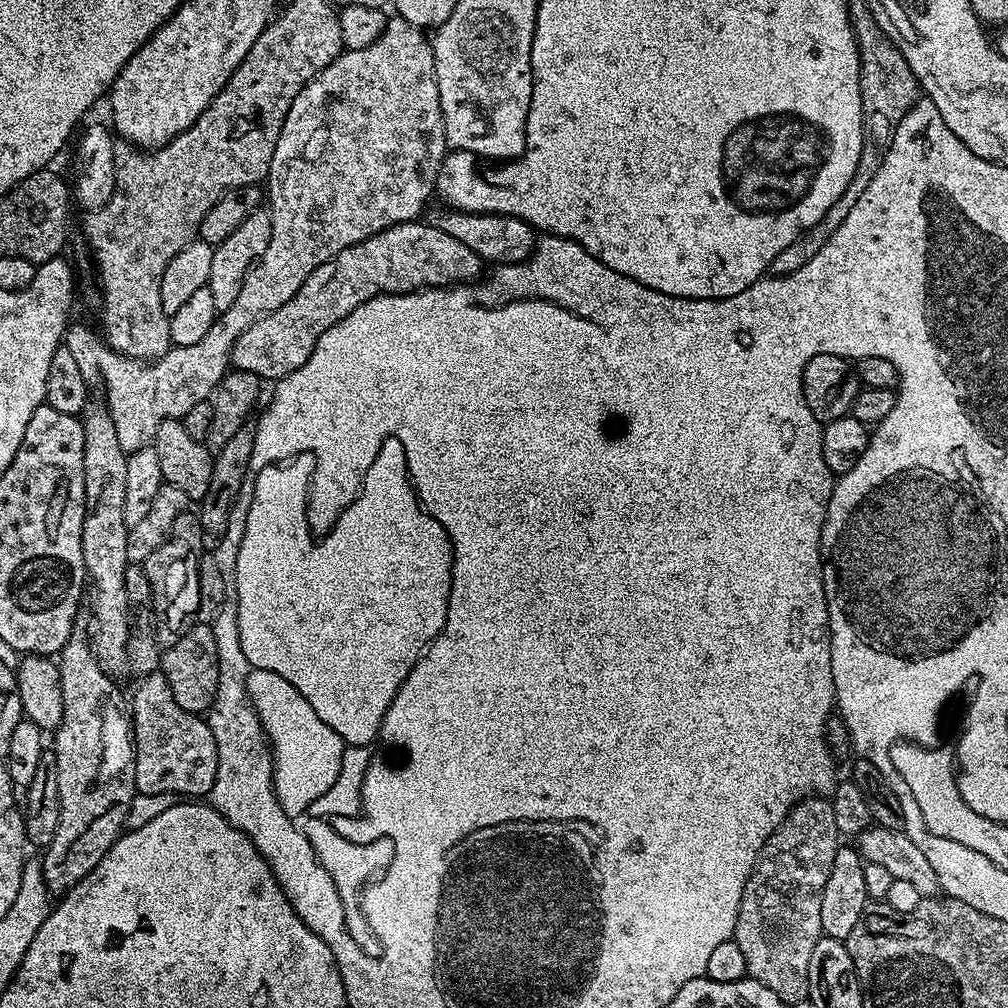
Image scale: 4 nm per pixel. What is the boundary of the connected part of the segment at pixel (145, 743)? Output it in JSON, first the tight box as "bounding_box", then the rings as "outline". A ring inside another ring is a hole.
{"bounding_box":[130,672,218,798],"outline":[[[152,672],[148,676],[143,677],[139,681],[140,685],[136,688],[136,693],[132,696],[132,712],[130,708],[130,723],[132,725],[132,738],[136,749],[136,790],[139,794],[150,794],[157,796],[158,794],[166,794],[176,798],[204,798],[209,795],[216,781],[218,774],[218,746],[214,734],[210,734],[210,726],[207,719],[203,715],[195,712],[187,712],[182,710],[182,706],[178,706],[178,702],[174,702],[174,694],[170,694],[170,682],[166,682],[164,673]]]}

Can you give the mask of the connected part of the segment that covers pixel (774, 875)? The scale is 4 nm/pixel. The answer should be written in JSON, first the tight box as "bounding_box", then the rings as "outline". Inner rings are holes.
{"bounding_box":[734,796,842,1006],"outline":[[[820,796],[804,797],[788,812],[776,833],[762,846],[742,890],[734,939],[738,946],[742,946],[748,976],[766,986],[766,990],[774,990],[774,994],[778,994],[785,1005],[794,1006],[800,1000],[808,1000],[810,954],[814,954],[814,946],[822,938],[822,890],[826,890],[826,878],[830,878],[830,866],[834,866],[834,854],[840,847],[842,837],[831,801]]]}

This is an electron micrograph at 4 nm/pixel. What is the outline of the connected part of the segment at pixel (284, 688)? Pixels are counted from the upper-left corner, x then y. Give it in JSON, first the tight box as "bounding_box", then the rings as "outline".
{"bounding_box":[246,668,346,816],"outline":[[[253,668],[246,690],[272,750],[272,785],[278,802],[287,816],[304,816],[311,803],[334,785],[346,749],[344,739],[314,714],[307,696],[298,694],[282,674]]]}

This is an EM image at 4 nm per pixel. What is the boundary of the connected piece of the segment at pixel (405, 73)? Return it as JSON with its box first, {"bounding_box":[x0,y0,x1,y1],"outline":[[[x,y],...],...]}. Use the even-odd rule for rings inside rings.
{"bounding_box":[62,15,448,454],"outline":[[[391,15],[385,21],[382,34],[370,46],[363,47],[362,50],[349,48],[341,52],[339,58],[334,62],[330,62],[330,66],[323,68],[309,84],[304,85],[303,90],[294,98],[294,102],[284,119],[278,142],[274,146],[274,154],[270,158],[270,166],[268,167],[266,177],[266,185],[268,184],[266,200],[270,205],[272,213],[270,246],[266,246],[266,254],[262,254],[260,259],[253,264],[252,269],[246,274],[246,278],[242,282],[242,290],[238,290],[238,298],[234,298],[234,306],[230,306],[226,311],[219,313],[214,326],[210,326],[209,332],[202,337],[202,342],[194,342],[194,346],[182,346],[181,348],[173,346],[159,360],[145,362],[136,360],[132,356],[122,356],[120,353],[112,351],[112,347],[102,339],[101,333],[97,329],[96,333],[94,329],[87,328],[84,324],[75,324],[75,322],[69,323],[65,327],[62,347],[70,350],[71,356],[78,362],[78,370],[82,370],[85,380],[95,382],[100,376],[101,382],[104,383],[102,400],[108,406],[108,413],[114,422],[114,434],[118,434],[118,442],[122,444],[124,452],[131,454],[140,448],[149,447],[155,441],[158,426],[162,426],[164,420],[180,420],[186,414],[186,410],[198,406],[198,402],[209,399],[212,391],[218,386],[218,382],[230,370],[232,348],[235,346],[237,338],[247,328],[254,326],[254,322],[258,322],[263,316],[273,312],[274,309],[281,308],[283,304],[290,302],[294,298],[294,294],[298,294],[302,282],[306,282],[306,278],[310,278],[310,274],[318,266],[322,266],[327,260],[333,260],[342,250],[346,250],[350,246],[354,246],[358,242],[364,241],[366,238],[372,237],[374,234],[380,233],[392,225],[404,224],[406,221],[415,220],[421,215],[420,212],[426,198],[428,196],[431,197],[435,191],[437,174],[440,173],[441,163],[448,153],[445,126],[443,124],[443,110],[441,110],[438,82],[436,82],[432,42],[426,36],[427,33],[423,29],[413,26],[412,23],[401,16]]]}

